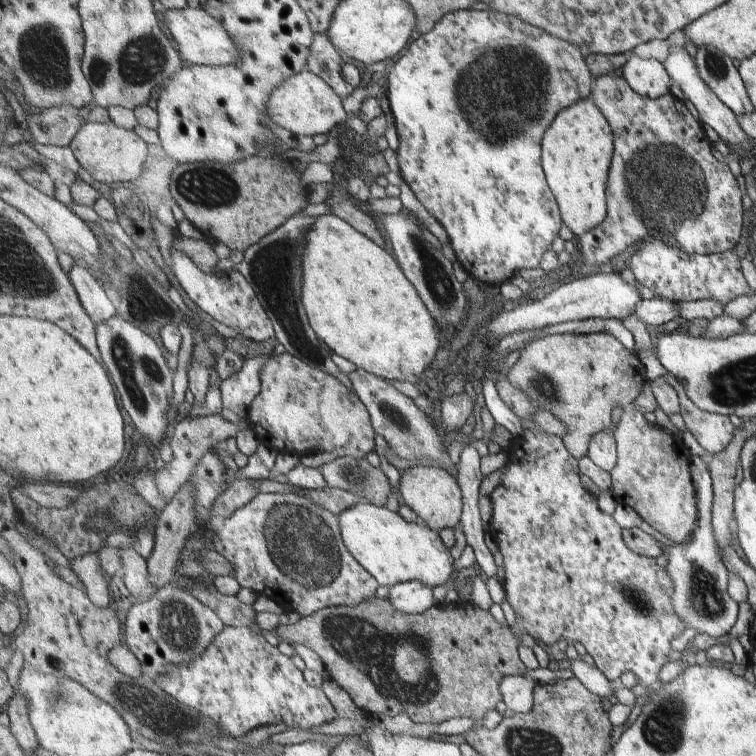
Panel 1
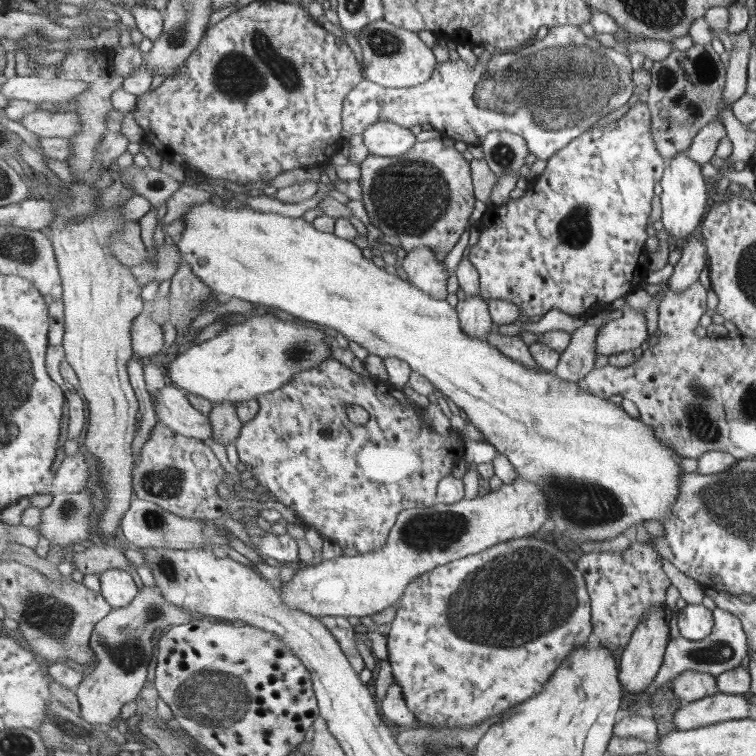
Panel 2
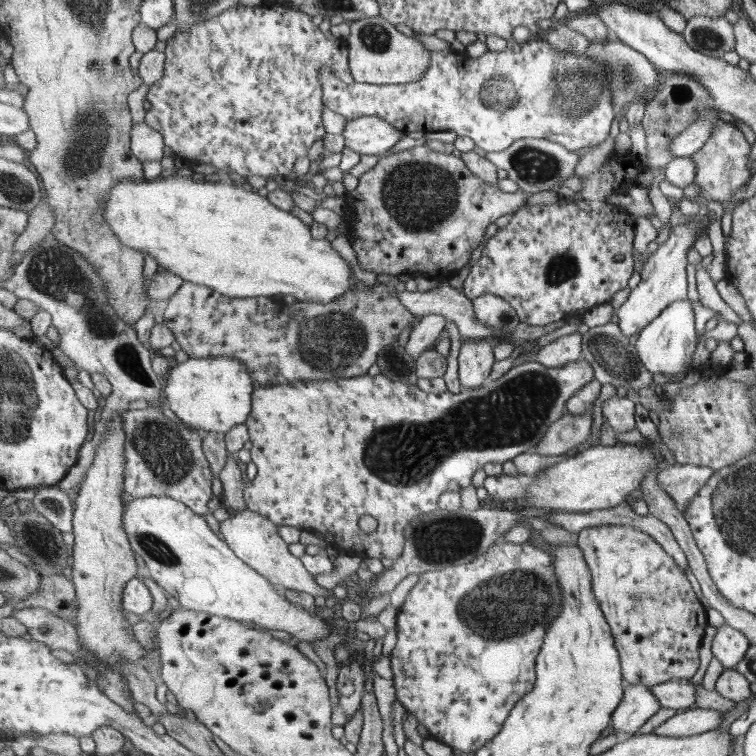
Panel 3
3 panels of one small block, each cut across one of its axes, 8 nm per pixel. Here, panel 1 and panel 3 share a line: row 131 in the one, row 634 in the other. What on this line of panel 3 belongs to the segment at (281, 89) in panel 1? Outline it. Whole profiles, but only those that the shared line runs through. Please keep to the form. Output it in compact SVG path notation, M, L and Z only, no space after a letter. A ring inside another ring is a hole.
M153 496L137 498L126 504L123 524L131 540L136 555L140 555L155 579L180 606L196 612L234 619L246 625L255 625L271 632L287 632L294 642L319 642L327 640L333 633L329 622L321 616L311 614L303 606L297 606L283 598L271 583L255 567L249 566L241 557L234 554L225 540L221 540L209 526L203 515L196 514L178 499Z

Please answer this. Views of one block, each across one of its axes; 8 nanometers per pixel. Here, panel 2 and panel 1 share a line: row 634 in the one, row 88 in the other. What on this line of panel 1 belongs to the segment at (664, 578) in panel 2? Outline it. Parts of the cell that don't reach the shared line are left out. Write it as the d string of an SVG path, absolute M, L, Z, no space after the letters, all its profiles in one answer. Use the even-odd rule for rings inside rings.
M613 73L597 78L592 96L614 130L614 157L606 188L607 218L602 225L575 241L582 254L581 274L591 275L599 264L609 263L621 252L627 254L637 242L652 238L663 239L689 254L710 255L733 250L741 240L745 226L743 192L731 168L713 156L713 143L707 139L702 122L697 122L685 102L671 93L658 99L641 96L623 75Z

